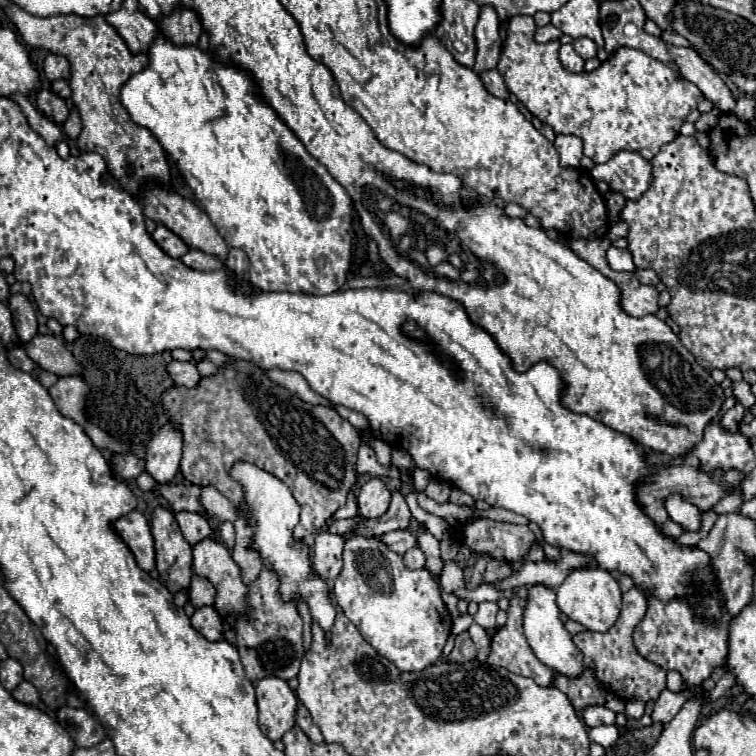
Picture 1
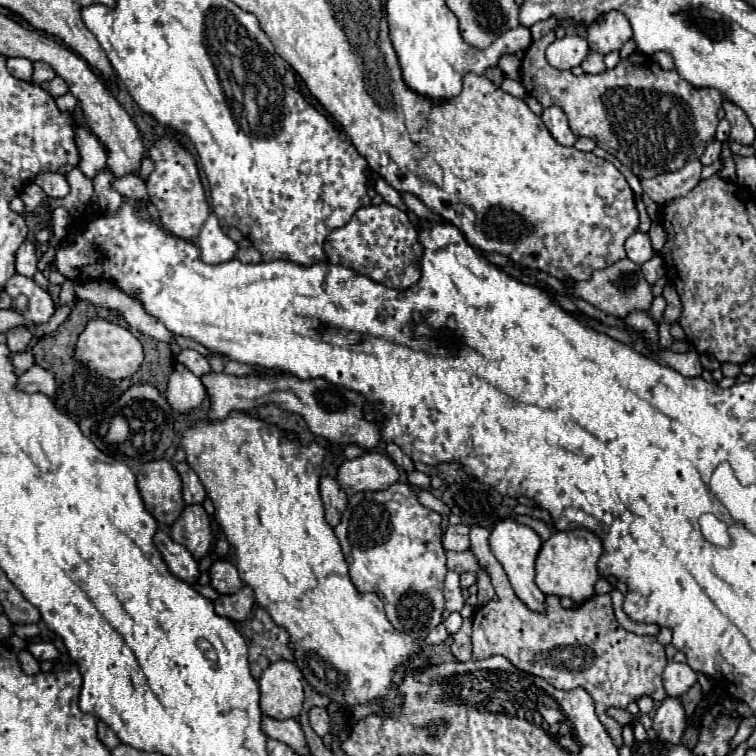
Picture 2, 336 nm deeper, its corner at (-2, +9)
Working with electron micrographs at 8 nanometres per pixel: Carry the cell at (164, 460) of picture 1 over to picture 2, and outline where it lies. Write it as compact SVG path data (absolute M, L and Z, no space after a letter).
M176 364L174 372L170 376L170 382L168 382L168 390L166 390L168 404L176 412L188 414L190 410L198 408L204 398L206 398L206 388L200 382L200 378L194 376L182 364Z

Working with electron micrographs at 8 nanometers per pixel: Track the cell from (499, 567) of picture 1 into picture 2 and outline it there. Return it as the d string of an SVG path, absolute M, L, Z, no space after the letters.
M470 526L470 552L476 556L480 568L490 576L492 586L494 586L496 596L498 596L498 600L492 600L486 606L482 606L472 618L474 620L474 632L472 632L474 658L482 660L482 658L500 654L500 656L508 658L522 672L540 676L546 682L550 682L554 688L560 688L560 690L572 690L578 686L584 688L596 704L596 714L598 714L600 722L608 730L614 744L620 748L622 746L622 726L616 720L612 720L610 716L606 716L606 708L608 706L626 708L628 702L634 702L642 696L650 696L654 700L666 698L666 692L662 686L662 672L664 672L664 666L668 664L666 654L664 654L664 646L656 640L656 636L636 636L636 634L624 630L616 622L610 594L602 594L602 596L594 594L588 602L584 602L580 608L574 608L574 610L562 608L560 598L554 598L554 602L546 602L546 614L544 616L528 610L522 604L522 600L514 594L502 564L496 560L496 556L490 550L488 538L490 538L490 530L480 528L480 526Z

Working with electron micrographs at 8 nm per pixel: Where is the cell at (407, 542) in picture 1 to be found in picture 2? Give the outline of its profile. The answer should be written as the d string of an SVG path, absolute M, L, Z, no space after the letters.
M448 526L442 532L442 546L444 550L468 550L468 526Z

